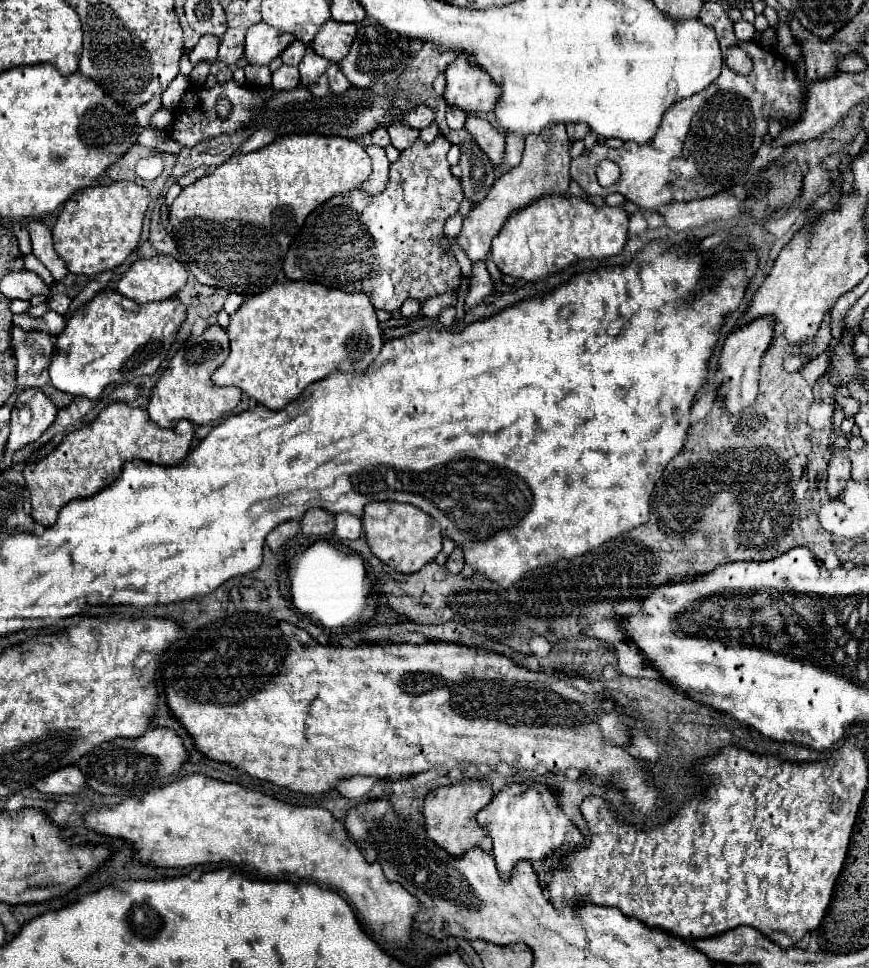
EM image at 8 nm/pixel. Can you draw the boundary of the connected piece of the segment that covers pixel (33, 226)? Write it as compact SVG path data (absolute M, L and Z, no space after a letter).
M30 222L28 230L30 230L30 238L32 238L32 254L50 270L54 280L64 278L68 274L68 270L66 270L66 264L54 252L50 228L40 222Z

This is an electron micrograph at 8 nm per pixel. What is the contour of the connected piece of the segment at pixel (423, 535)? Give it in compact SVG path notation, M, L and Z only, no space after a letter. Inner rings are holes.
M370 502L364 508L362 526L372 554L378 556L390 568L404 574L418 572L422 566L432 562L442 550L442 534L438 522L412 504Z

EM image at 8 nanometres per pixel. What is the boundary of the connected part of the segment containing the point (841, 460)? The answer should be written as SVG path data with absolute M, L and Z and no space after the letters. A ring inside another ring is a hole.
M836 452L828 464L828 478L826 478L828 496L838 498L848 480L850 480L850 460L844 454Z

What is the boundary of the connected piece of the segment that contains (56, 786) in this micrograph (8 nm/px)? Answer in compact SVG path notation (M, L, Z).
M78 766L60 768L36 782L36 788L46 794L78 794L86 786L86 776L78 772Z

